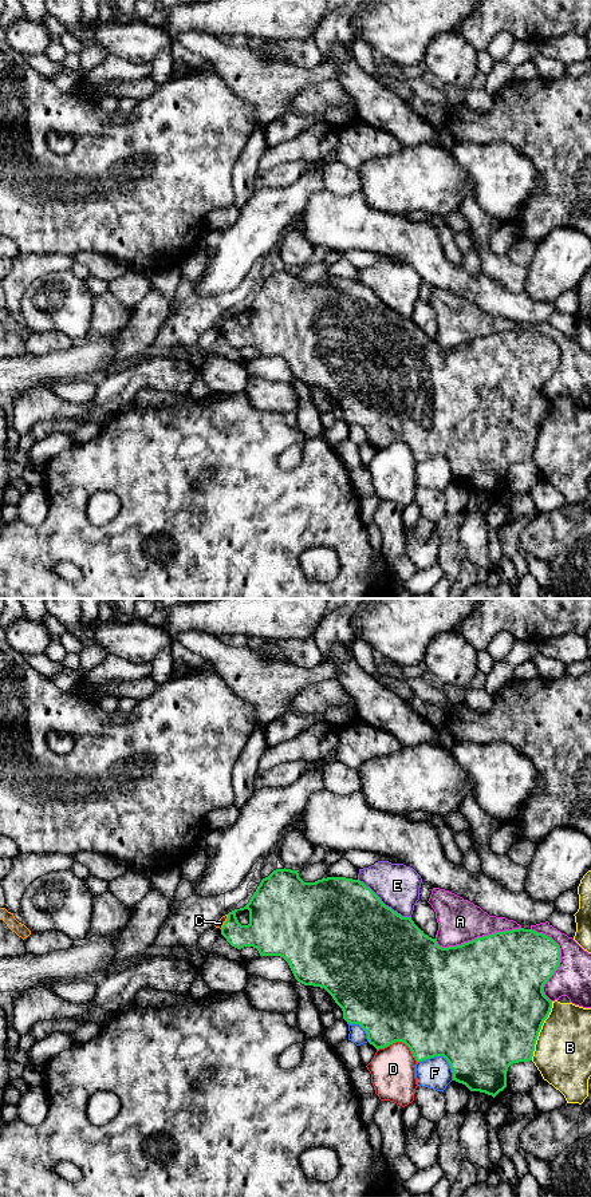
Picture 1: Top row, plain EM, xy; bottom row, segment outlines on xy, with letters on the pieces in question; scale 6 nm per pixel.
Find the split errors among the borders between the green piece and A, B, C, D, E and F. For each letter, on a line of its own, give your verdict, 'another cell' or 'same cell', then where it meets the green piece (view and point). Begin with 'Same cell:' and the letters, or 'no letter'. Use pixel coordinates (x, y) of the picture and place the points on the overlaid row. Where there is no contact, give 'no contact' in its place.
Same cell: no letter
A: another cell; meets green in xy at (477, 937)
B: another cell; meets green in xy at (539, 1031)
C: another cell; meets green in xy at (225, 921)
D: another cell; meets green in xy at (400, 1041)
E: another cell; meets green in xy at (383, 904)
F: another cell; meets green in xy at (441, 1055)

